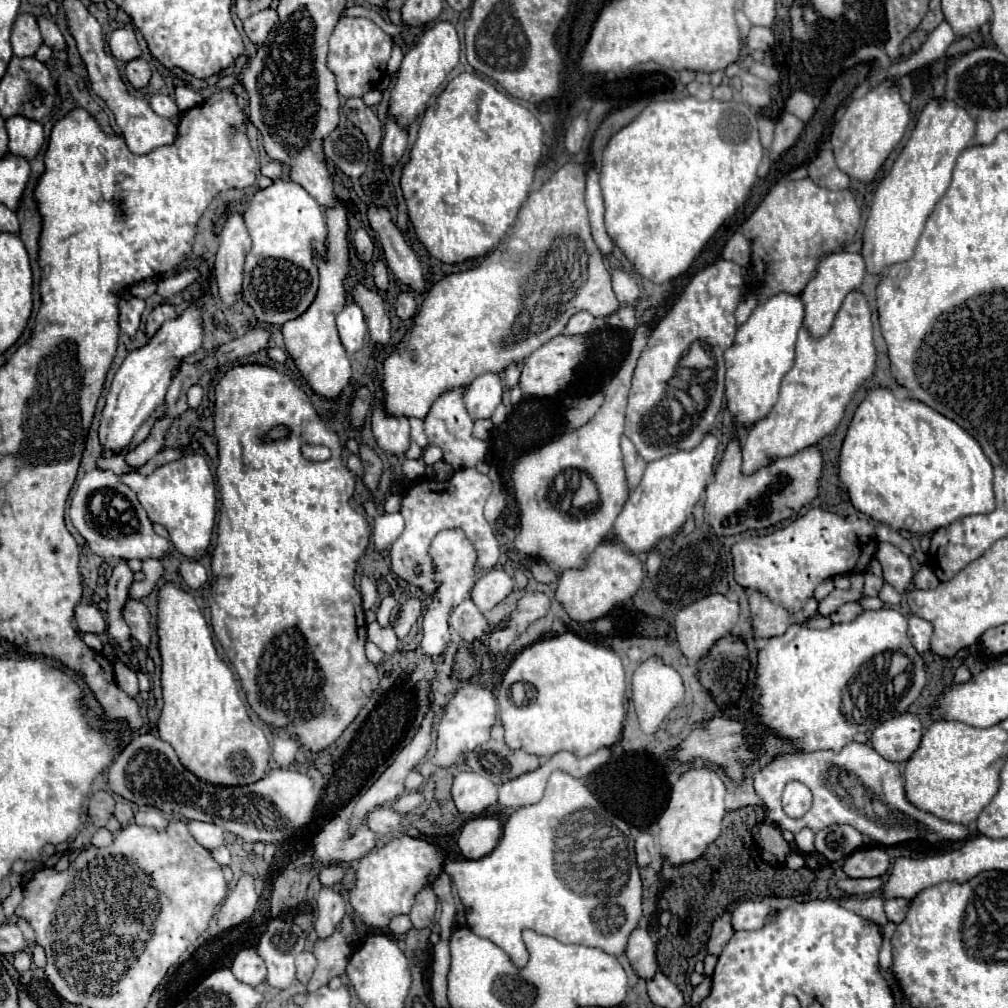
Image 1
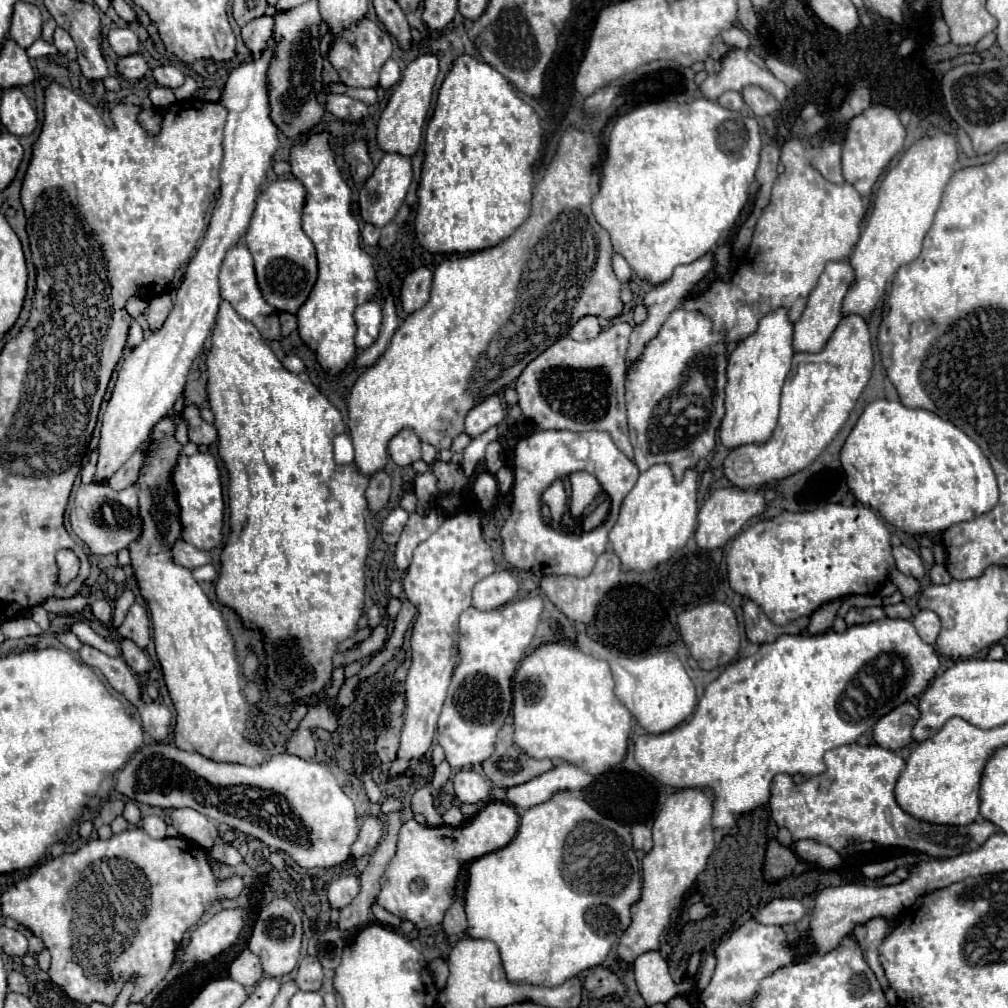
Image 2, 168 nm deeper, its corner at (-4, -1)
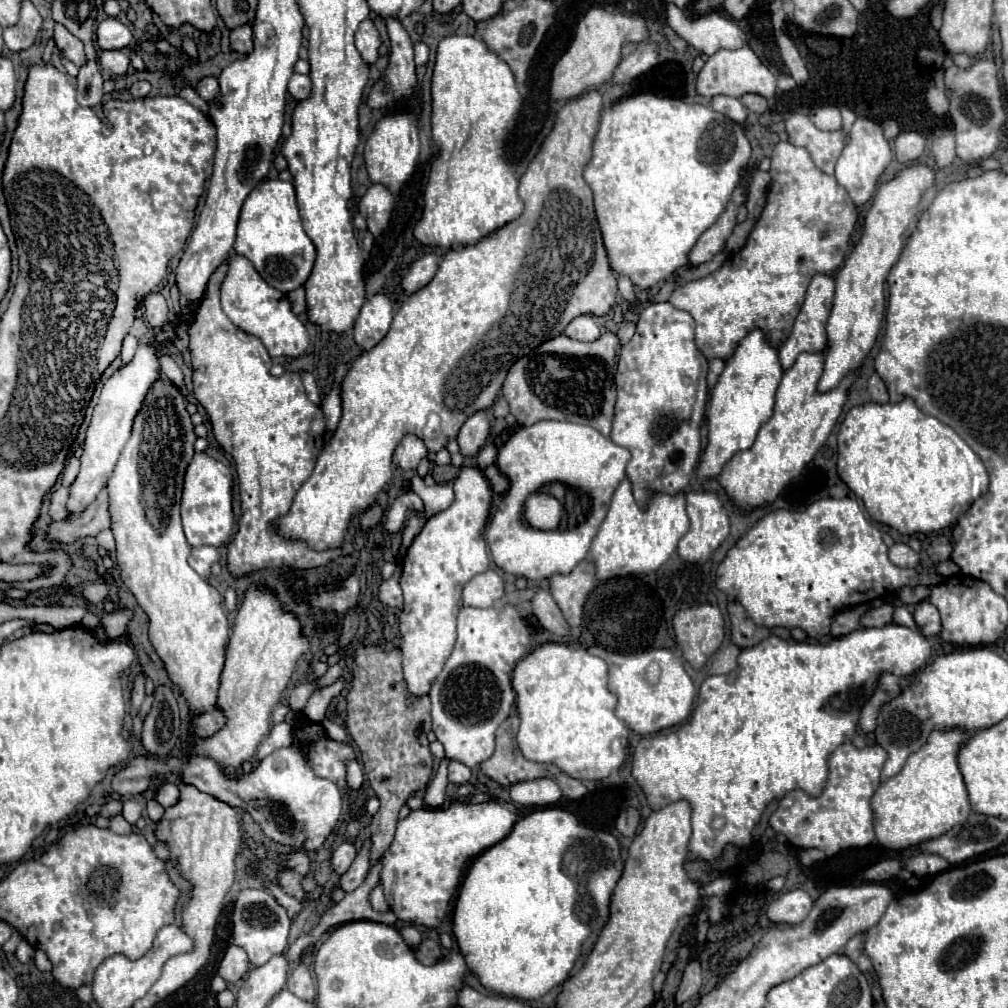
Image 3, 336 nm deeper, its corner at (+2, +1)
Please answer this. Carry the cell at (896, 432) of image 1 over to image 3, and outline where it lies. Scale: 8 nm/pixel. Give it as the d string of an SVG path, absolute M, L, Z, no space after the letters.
M912 398L898 404L868 402L854 406L838 432L838 474L846 486L864 502L868 516L902 534L940 532L952 526L970 504L988 492L988 474L982 460L946 424L924 414Z

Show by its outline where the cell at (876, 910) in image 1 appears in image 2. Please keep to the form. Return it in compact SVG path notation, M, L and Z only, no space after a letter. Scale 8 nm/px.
M876 916L864 924L858 924L854 930L854 938L858 940L858 944L864 952L864 958L868 962L868 966L874 970L882 988L888 988L888 980L886 980L884 970L882 970L880 960L878 960L878 946L882 944L882 940L886 936L886 926L888 926L888 922L882 916Z

